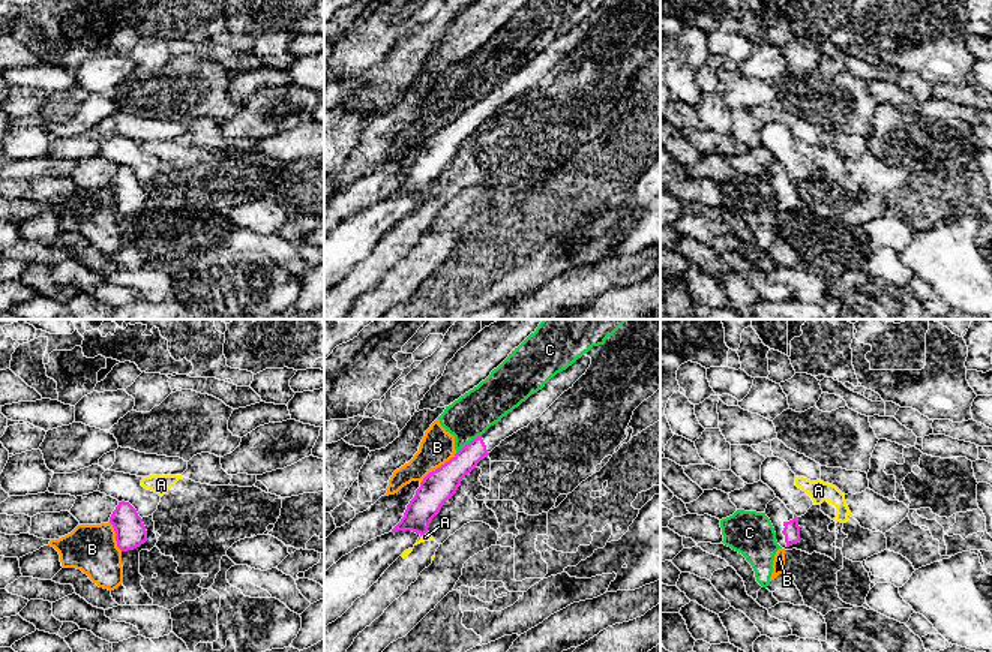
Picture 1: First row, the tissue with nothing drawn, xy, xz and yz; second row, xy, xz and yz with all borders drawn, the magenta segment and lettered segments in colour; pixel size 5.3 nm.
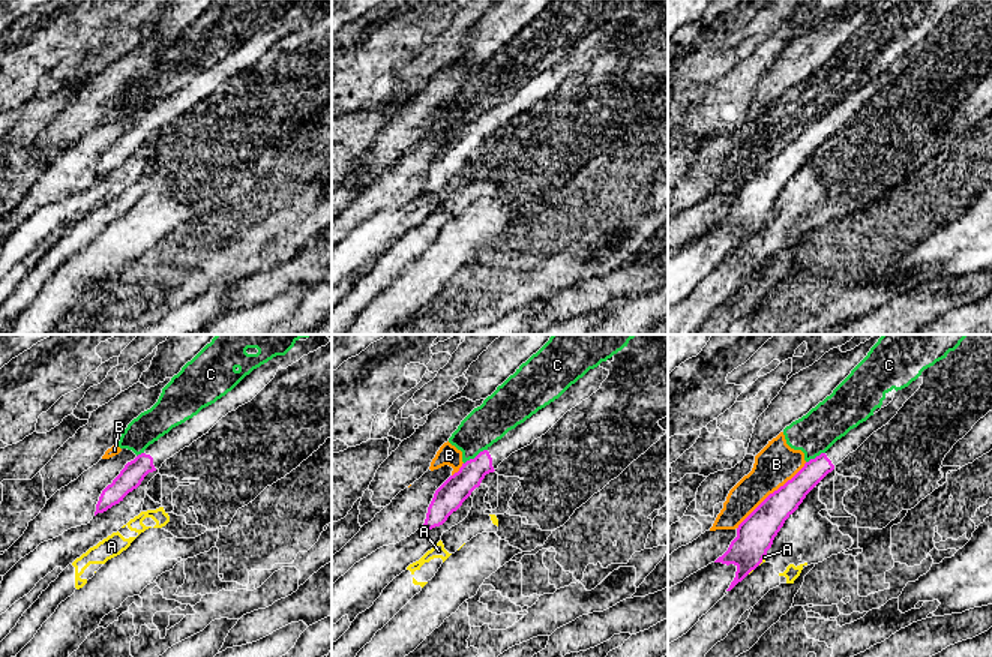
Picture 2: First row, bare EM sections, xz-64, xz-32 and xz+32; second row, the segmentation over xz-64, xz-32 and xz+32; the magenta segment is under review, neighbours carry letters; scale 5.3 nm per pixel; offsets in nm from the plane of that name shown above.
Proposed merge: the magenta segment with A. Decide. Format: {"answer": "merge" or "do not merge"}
{"answer": "do not merge"}

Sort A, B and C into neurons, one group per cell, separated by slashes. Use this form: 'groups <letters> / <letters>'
groups A / B C

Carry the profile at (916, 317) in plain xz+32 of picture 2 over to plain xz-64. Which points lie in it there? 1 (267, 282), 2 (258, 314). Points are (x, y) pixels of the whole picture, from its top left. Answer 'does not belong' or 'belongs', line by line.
1: belongs
2: does not belong

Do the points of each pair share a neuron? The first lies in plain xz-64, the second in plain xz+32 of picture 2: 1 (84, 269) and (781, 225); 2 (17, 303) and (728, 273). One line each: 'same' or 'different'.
1: different
2: same

